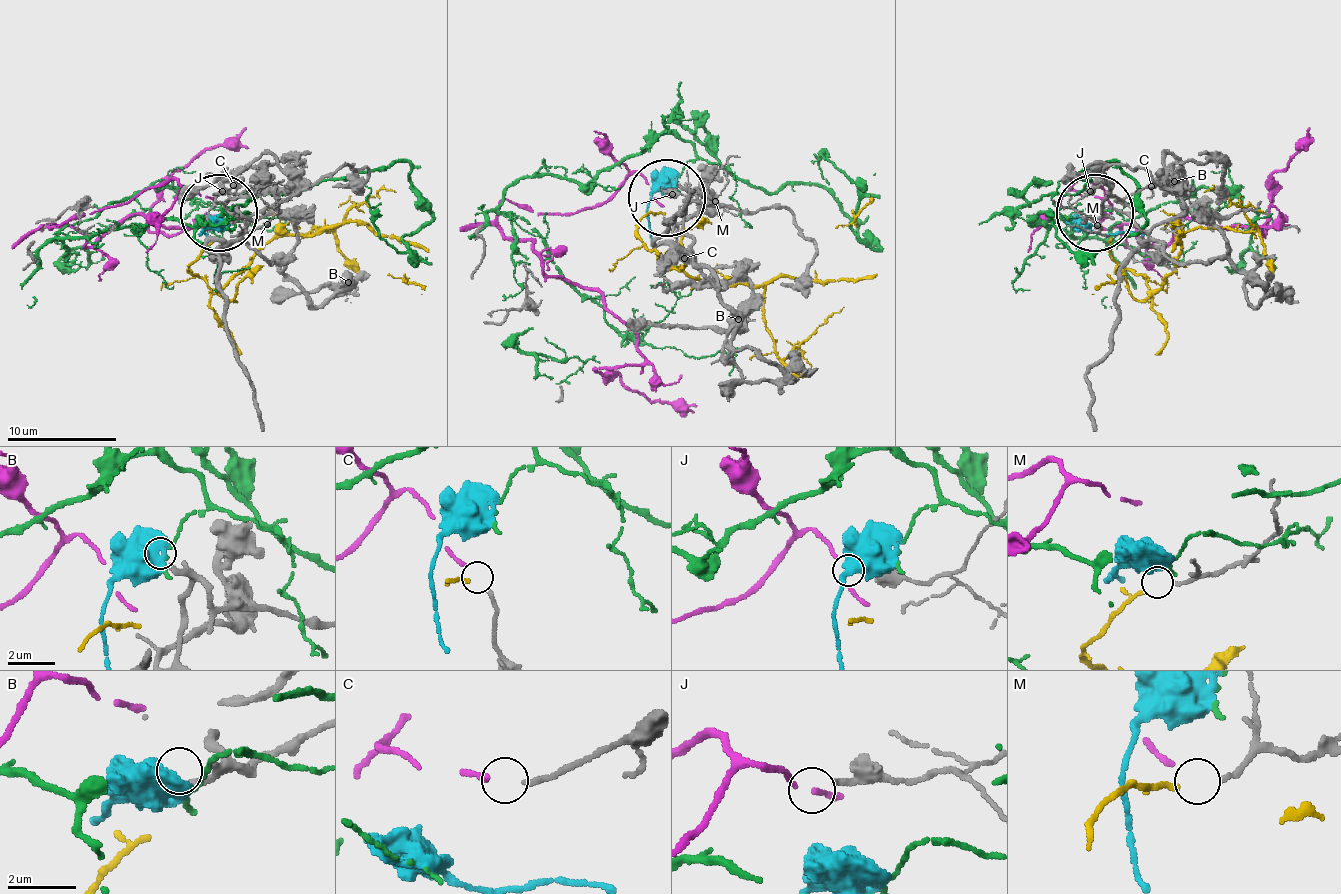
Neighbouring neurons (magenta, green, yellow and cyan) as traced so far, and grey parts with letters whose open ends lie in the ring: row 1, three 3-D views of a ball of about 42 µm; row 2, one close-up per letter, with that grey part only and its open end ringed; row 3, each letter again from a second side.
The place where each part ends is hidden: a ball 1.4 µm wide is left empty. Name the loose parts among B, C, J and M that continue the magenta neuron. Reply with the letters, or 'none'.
C

